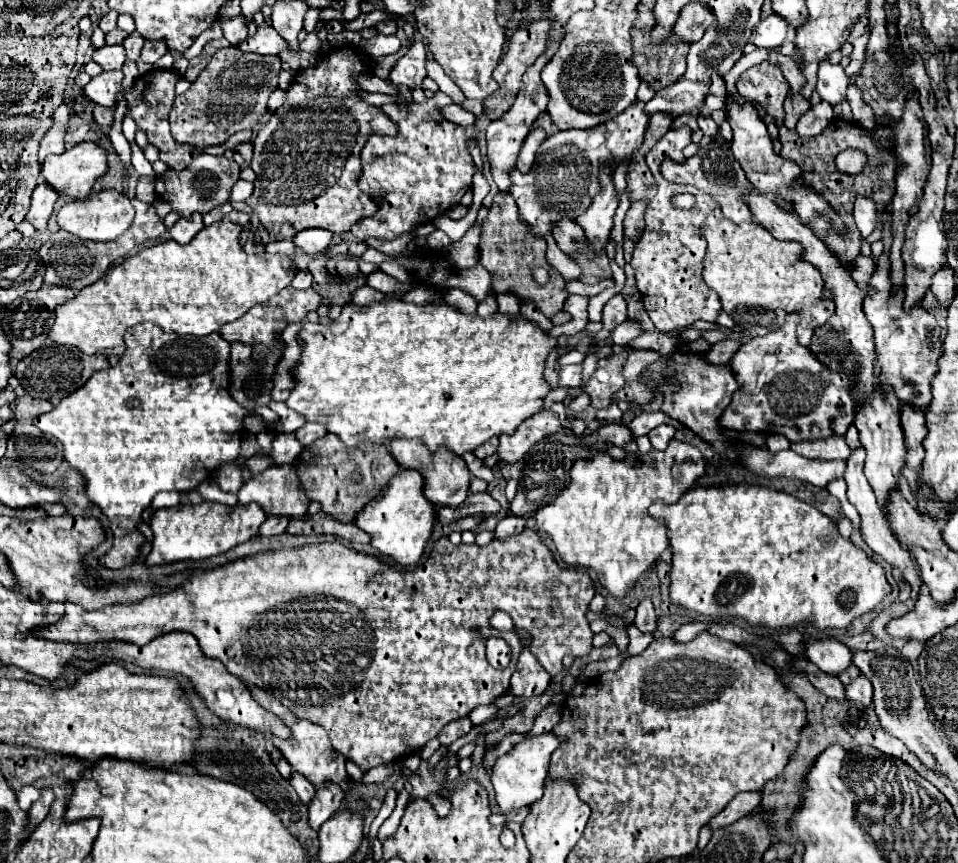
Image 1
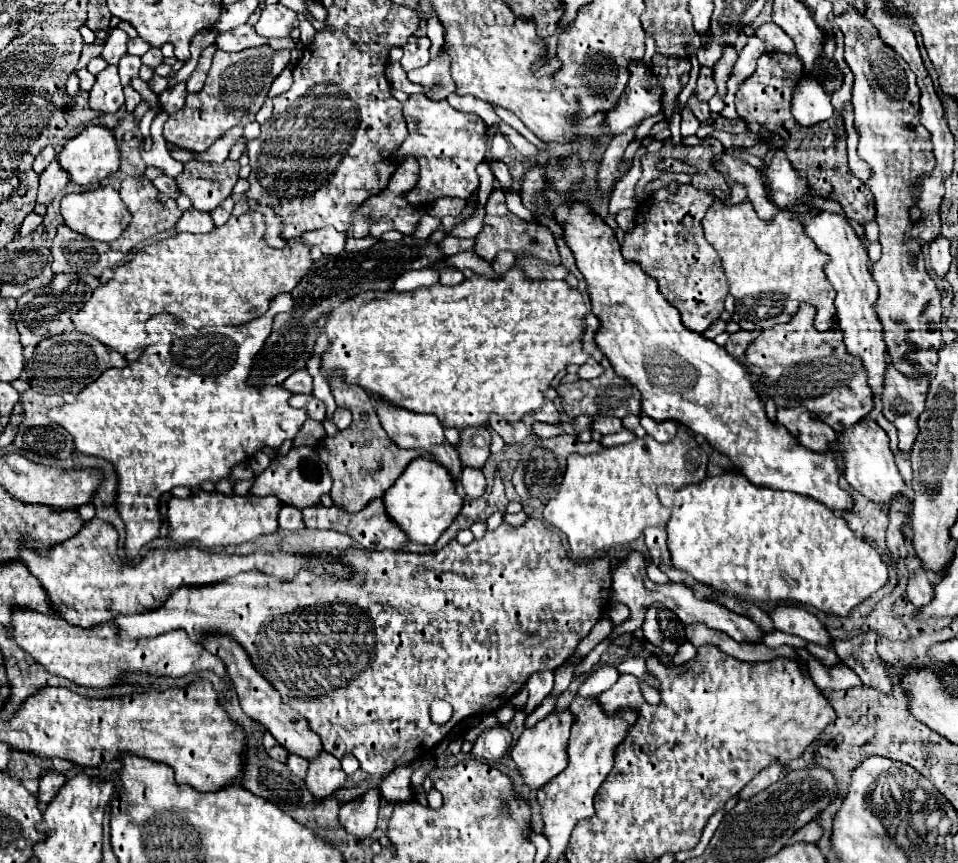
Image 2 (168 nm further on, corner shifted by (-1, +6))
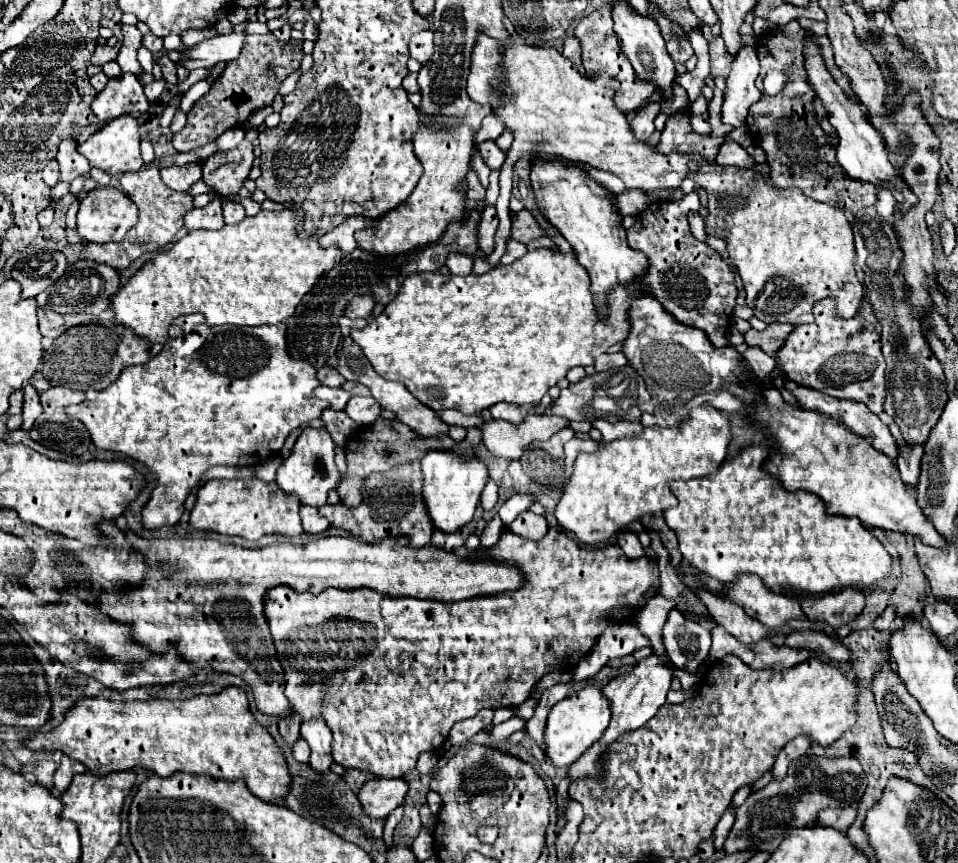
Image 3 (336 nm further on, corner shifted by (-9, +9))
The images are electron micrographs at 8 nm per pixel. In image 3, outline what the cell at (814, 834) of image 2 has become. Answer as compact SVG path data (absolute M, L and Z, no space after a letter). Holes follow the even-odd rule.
M837 807L837 809L823 809L819 811L819 825L825 827L833 827L837 831L847 831L849 825L855 821L857 817L857 807Z

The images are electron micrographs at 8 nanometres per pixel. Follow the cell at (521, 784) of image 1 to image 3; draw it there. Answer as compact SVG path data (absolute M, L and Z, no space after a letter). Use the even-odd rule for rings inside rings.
M587 685L573 695L565 697L553 709L549 711L547 719L547 731L545 731L545 741L547 741L547 757L557 765L565 767L577 761L595 741L599 741L601 733L607 729L611 721L611 709L607 697L603 697L603 687L597 685Z

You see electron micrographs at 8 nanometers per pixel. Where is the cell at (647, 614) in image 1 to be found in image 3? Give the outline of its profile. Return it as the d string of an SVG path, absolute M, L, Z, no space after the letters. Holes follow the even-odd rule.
M673 609L663 627L663 643L671 663L687 673L697 673L711 649L711 635L701 625L687 621Z

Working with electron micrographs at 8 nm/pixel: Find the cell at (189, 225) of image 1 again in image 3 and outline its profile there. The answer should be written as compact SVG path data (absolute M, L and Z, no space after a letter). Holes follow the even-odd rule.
M213 197L209 201L209 205L205 205L203 209L191 209L185 215L185 227L189 231L193 229L209 229L209 231L217 231L223 227L223 213L221 213L221 199Z

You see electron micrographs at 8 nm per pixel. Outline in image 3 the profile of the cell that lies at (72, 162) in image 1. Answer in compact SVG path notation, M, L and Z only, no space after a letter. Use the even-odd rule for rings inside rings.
M123 115L123 117L117 117L115 121L107 123L105 127L101 127L85 143L81 143L79 145L79 153L83 157L87 157L87 161L93 167L99 167L101 171L105 171L109 175L135 173L135 171L139 171L145 165L143 159L141 159L141 153L139 153L139 141L141 141L139 121L133 115Z

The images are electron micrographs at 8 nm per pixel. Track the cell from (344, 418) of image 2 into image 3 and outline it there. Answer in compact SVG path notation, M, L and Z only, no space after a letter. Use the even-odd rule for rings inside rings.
M351 397L345 413L357 423L357 425L371 425L381 415L381 405L373 397Z

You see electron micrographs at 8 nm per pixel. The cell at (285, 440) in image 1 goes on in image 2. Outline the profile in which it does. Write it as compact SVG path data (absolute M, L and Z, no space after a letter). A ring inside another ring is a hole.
M307 418L303 428L297 432L297 436L293 438L293 446L313 446L317 440L321 440L325 436L325 430L323 430L323 424L317 422L317 420L311 420Z

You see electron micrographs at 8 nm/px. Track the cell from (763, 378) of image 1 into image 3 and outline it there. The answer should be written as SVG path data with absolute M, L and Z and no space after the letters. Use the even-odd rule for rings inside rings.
M833 297L819 301L813 307L815 323L797 325L791 337L785 341L777 353L777 365L791 373L791 379L799 385L817 389L821 393L855 399L865 403L875 415L883 411L885 399L885 361L881 355L879 331L873 323L863 321L863 317L845 319L837 313L837 303Z

